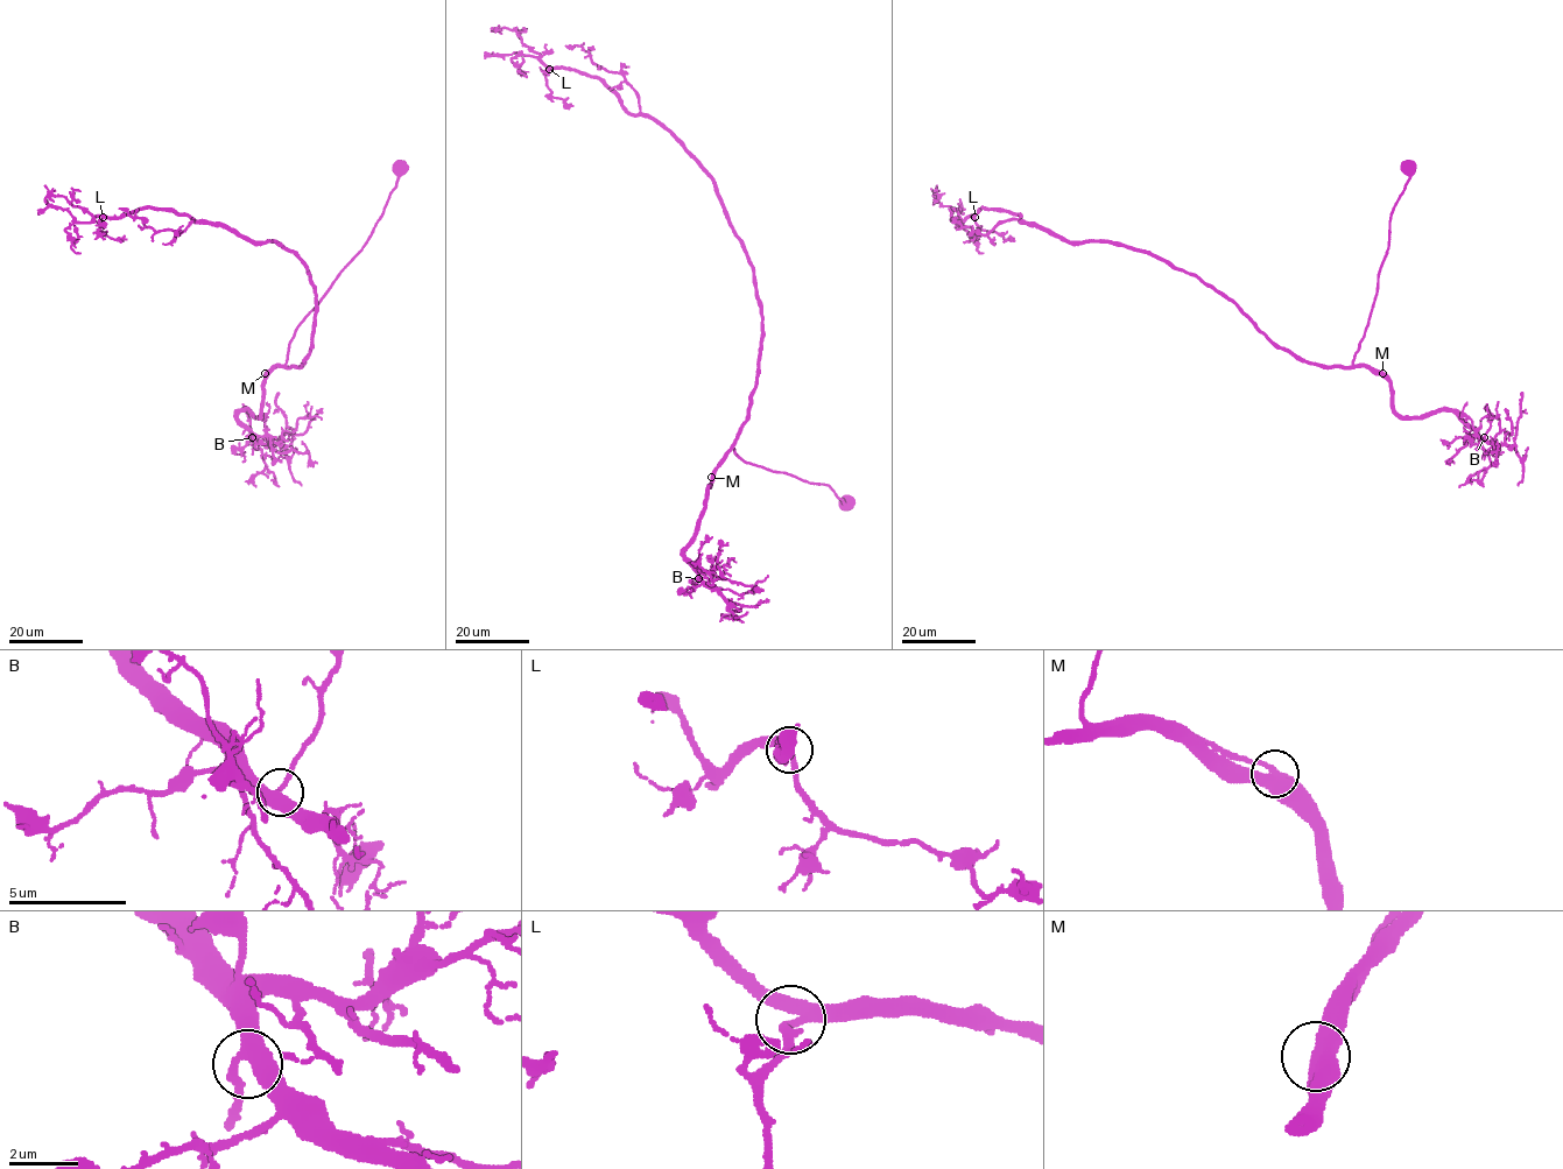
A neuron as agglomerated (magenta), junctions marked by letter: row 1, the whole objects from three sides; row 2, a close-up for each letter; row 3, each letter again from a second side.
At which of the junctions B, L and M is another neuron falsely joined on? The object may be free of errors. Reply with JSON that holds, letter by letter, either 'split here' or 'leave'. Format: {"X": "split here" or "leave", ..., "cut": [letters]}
{"B": "leave", "L": "leave", "M": "leave", "cut": []}

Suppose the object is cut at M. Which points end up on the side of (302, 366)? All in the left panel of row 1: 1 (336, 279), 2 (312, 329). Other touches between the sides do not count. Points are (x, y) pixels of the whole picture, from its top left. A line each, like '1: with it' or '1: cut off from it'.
1: cut off from it
2: with it

